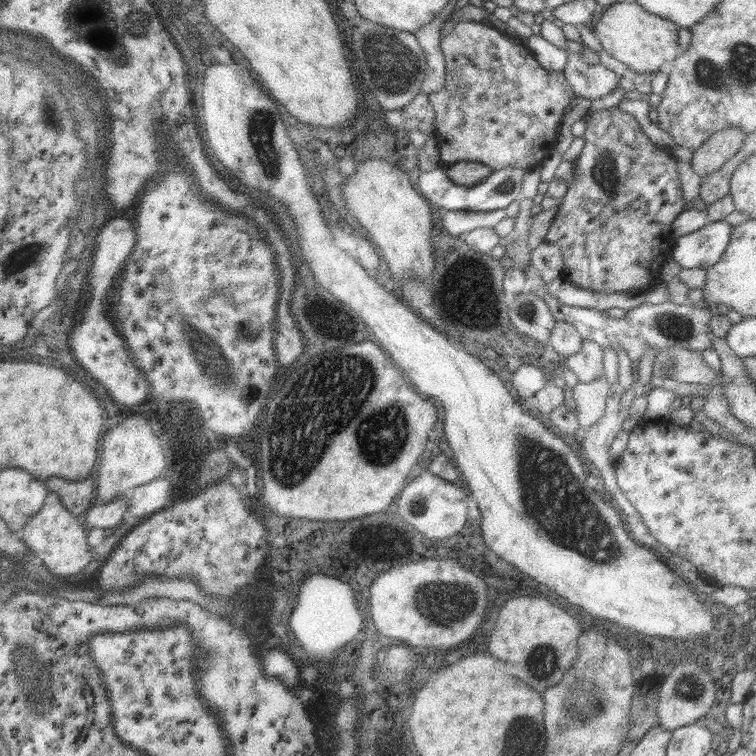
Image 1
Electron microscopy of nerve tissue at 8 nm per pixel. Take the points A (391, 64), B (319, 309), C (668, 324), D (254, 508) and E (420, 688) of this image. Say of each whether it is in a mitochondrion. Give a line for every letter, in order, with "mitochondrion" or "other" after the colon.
A: mitochondrion
B: other
C: mitochondrion
D: other
E: other

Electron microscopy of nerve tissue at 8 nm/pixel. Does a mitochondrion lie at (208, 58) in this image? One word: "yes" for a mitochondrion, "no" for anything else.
no

